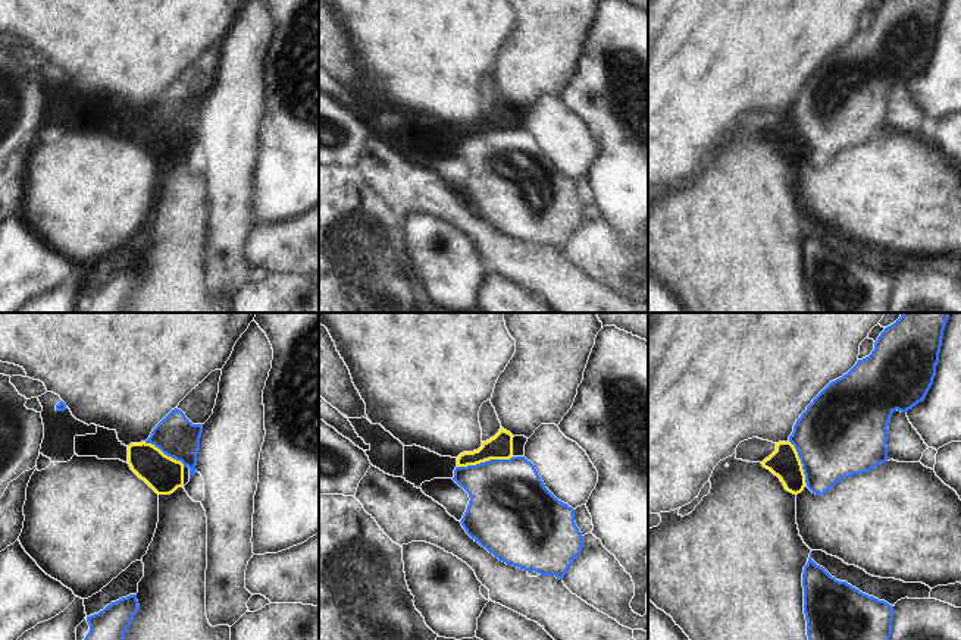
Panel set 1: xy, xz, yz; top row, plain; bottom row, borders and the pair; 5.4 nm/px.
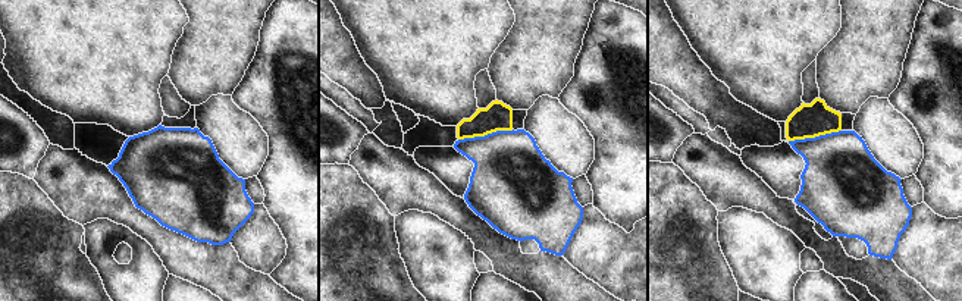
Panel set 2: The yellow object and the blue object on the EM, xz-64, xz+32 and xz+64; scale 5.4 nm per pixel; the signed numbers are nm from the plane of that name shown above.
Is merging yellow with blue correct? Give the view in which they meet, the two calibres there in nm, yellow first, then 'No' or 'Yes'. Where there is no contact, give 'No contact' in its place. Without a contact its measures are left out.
Touches yellow in xz. Thickness 140 nm (yellow) against 420 nm. Yes

